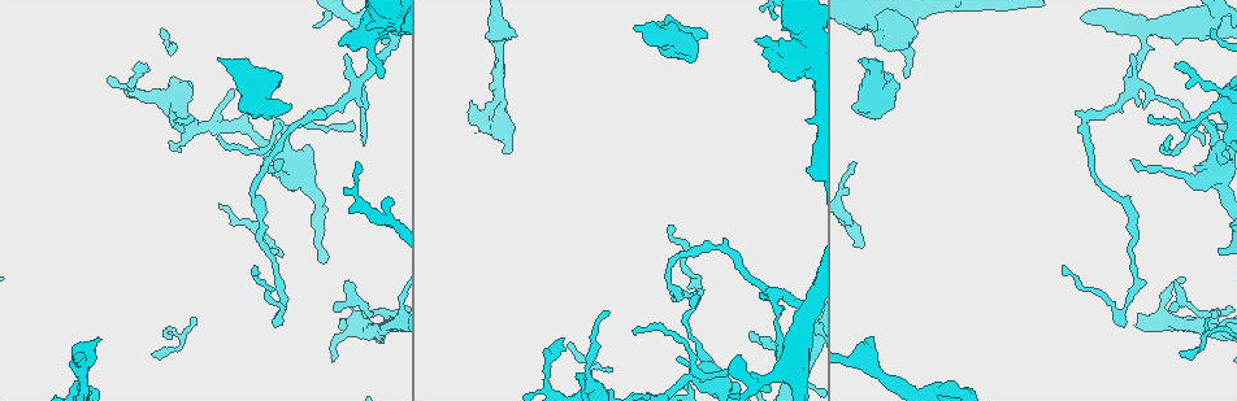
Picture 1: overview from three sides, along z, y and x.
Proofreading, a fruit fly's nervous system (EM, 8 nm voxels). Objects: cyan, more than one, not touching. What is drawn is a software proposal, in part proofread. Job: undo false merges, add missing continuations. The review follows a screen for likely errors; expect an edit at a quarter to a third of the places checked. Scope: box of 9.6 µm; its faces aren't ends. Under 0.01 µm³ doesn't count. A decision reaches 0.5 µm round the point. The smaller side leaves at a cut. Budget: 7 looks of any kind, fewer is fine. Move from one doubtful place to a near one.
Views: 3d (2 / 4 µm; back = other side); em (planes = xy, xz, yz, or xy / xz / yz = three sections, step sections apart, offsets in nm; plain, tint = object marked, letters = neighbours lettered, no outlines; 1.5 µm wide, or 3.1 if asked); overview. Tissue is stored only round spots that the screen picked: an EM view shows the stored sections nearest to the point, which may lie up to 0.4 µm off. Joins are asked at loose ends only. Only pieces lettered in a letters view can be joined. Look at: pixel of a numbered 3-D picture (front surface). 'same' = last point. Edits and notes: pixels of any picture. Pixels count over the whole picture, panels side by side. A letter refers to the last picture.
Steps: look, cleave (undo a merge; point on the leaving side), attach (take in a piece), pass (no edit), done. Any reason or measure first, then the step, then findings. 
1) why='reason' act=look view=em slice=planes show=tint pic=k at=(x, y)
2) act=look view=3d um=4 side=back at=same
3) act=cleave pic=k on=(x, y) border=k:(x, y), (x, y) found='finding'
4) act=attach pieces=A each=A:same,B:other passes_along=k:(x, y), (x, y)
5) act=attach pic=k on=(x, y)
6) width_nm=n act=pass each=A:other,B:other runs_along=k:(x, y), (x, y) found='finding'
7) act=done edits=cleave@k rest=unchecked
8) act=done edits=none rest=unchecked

why='thin end' act=look view=em slice=planes show=letters pic=1 at=(1208, 317)

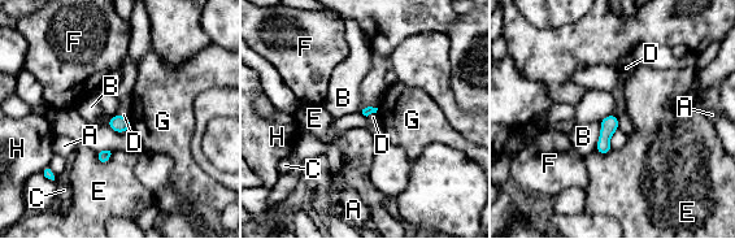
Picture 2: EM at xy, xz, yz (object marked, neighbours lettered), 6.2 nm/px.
act=pass each=A:other,B:other,C:other,D:other,E:other,F:other,G:other,H:other border=2:(117, 113), (126, 117) found='none of them fits'

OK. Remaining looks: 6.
act=look view=em slice=planes show=letters pic=1 at=(702, 37)

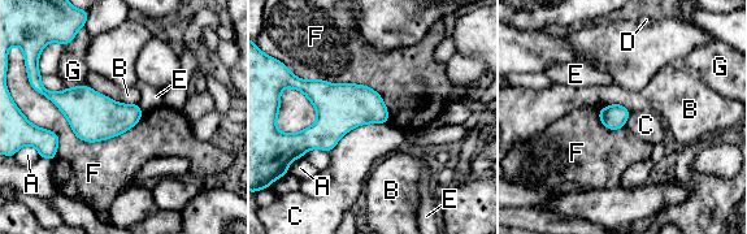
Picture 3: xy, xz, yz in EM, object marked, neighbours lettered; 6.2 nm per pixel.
act=pass each=A:other,B:other,C:other,D:other,E:other,F:other,G:other border=3:(387, 122), (361, 124), (329, 151) found='no lettered piece goes on from it'

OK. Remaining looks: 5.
why='free end' act=look view=3d um=2 pic=1 at=(515, 32)

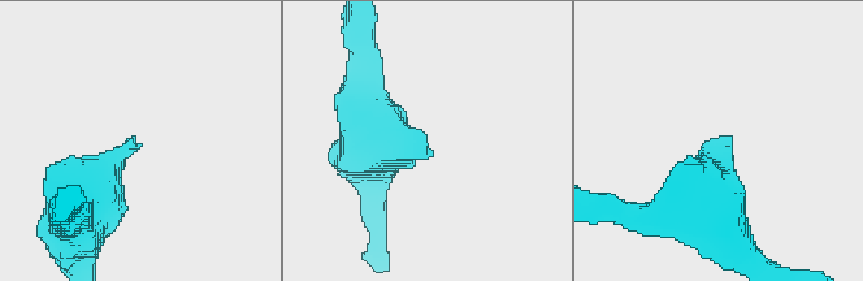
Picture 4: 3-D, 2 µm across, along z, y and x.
act=look view=em slice=planes show=letters pic=4 at=(712, 141)

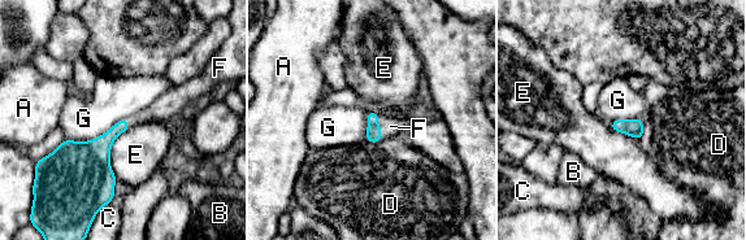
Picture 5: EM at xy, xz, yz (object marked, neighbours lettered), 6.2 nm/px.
act=attach pieces=F each=A:other,B:other,C:other,D:other,E:other,F:same,G:other passes_along=5:(373, 132), (380, 127), (390, 126) found='the neuron continues'

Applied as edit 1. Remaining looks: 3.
act=done edits=attach@5 rest=unchecked

